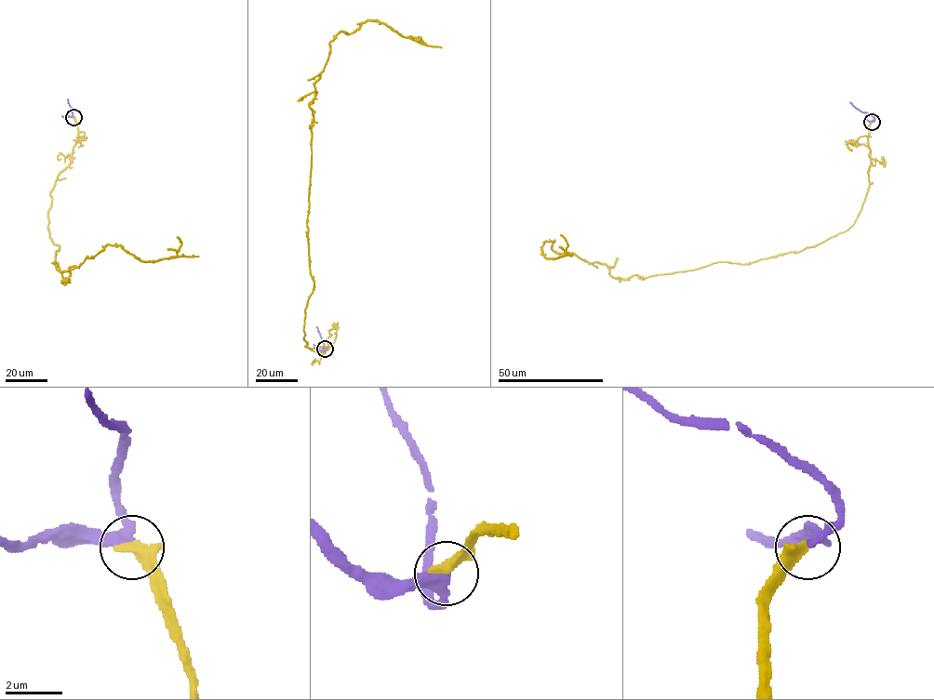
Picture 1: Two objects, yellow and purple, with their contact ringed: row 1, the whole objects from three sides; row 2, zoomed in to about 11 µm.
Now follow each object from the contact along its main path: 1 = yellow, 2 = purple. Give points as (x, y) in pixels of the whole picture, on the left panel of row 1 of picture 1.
1: (73, 117), (78, 141), (48, 211), (62, 282), (68, 268), (109, 244), (141, 260), (173, 257), (177, 236)
2: (73, 117), (73, 108), (67, 99)

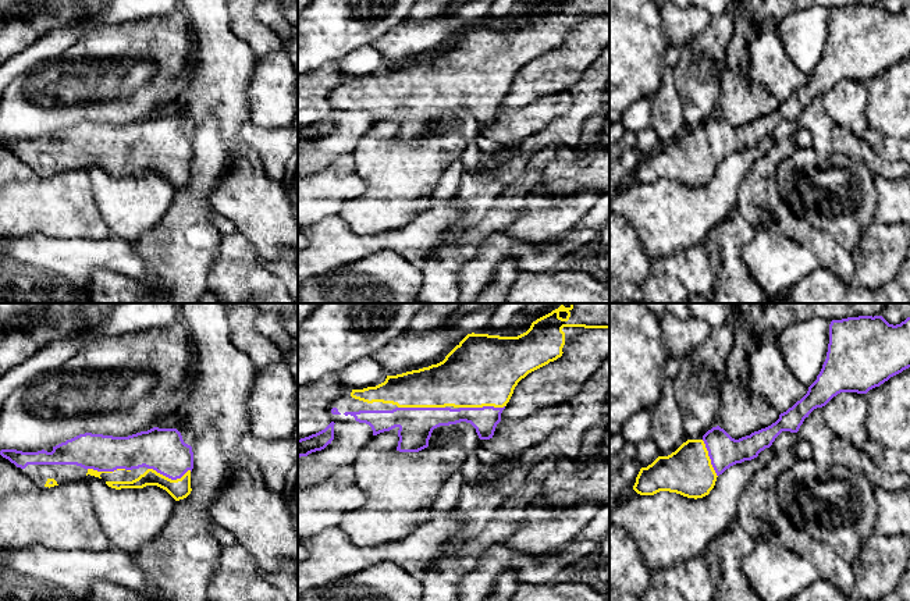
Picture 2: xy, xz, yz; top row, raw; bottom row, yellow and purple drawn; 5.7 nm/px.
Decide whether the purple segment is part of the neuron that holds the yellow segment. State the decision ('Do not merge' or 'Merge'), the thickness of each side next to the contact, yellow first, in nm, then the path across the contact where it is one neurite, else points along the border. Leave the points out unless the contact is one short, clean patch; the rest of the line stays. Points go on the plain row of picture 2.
Merge. Thickness 300 nm (yellow) against 200 nm

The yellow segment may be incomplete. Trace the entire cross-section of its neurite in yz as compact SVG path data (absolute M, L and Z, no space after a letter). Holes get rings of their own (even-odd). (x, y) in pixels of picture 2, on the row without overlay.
M859 4L832 8L827 47L817 68L807 82L792 96L779 103L771 114L739 128L732 127L719 114L708 118L701 128L687 128L668 145L658 145L647 156L641 156L633 178L640 184L654 184L660 179L676 181L687 186L703 186L714 177L717 166L726 157L744 149L751 149L769 136L782 120L797 121L804 107L825 95L840 81L867 82L891 65L910 56L910 6L900 13L889 13L882 4Z

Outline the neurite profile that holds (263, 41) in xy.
M227 0L230 28L257 57L284 50L277 33L255 17L260 0Z

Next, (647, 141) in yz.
M647 128L641 132L637 132L636 138L636 149L640 156L647 156L660 145L658 136L653 128Z

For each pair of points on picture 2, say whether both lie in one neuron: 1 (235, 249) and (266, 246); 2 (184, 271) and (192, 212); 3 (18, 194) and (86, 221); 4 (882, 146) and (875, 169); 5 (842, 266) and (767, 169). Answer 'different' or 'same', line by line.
1: different
2: same
3: same
4: different
5: same

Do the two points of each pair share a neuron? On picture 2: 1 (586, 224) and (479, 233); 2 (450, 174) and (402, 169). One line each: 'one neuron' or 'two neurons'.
1: two neurons
2: two neurons

